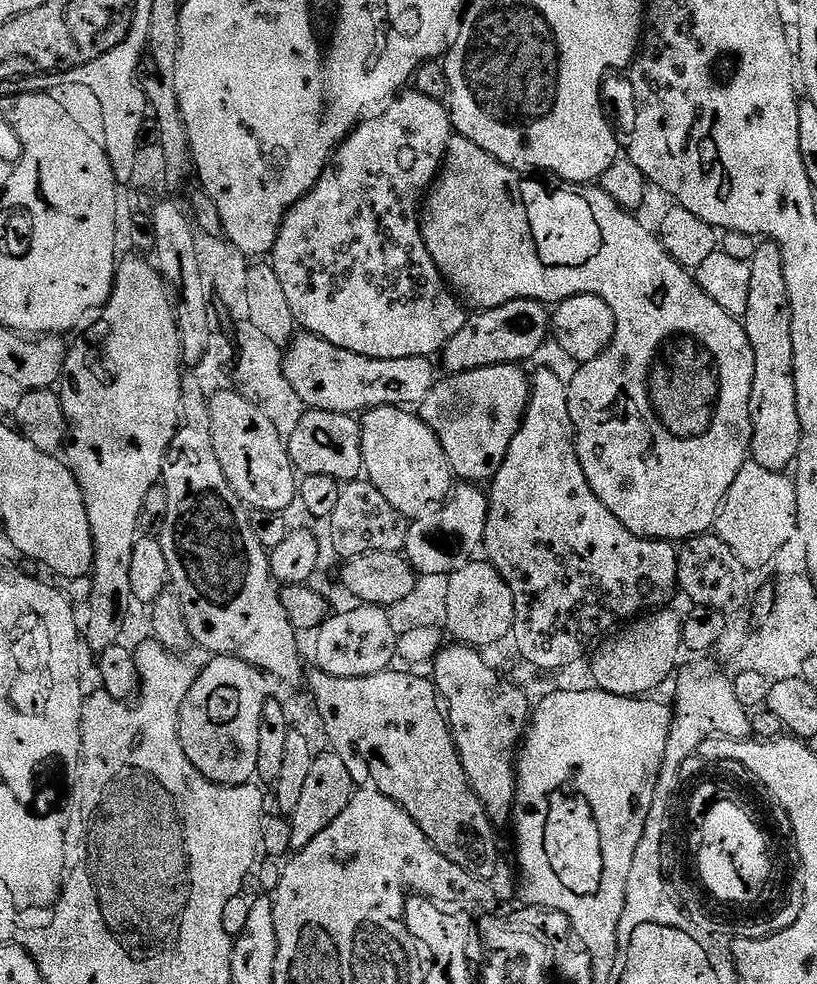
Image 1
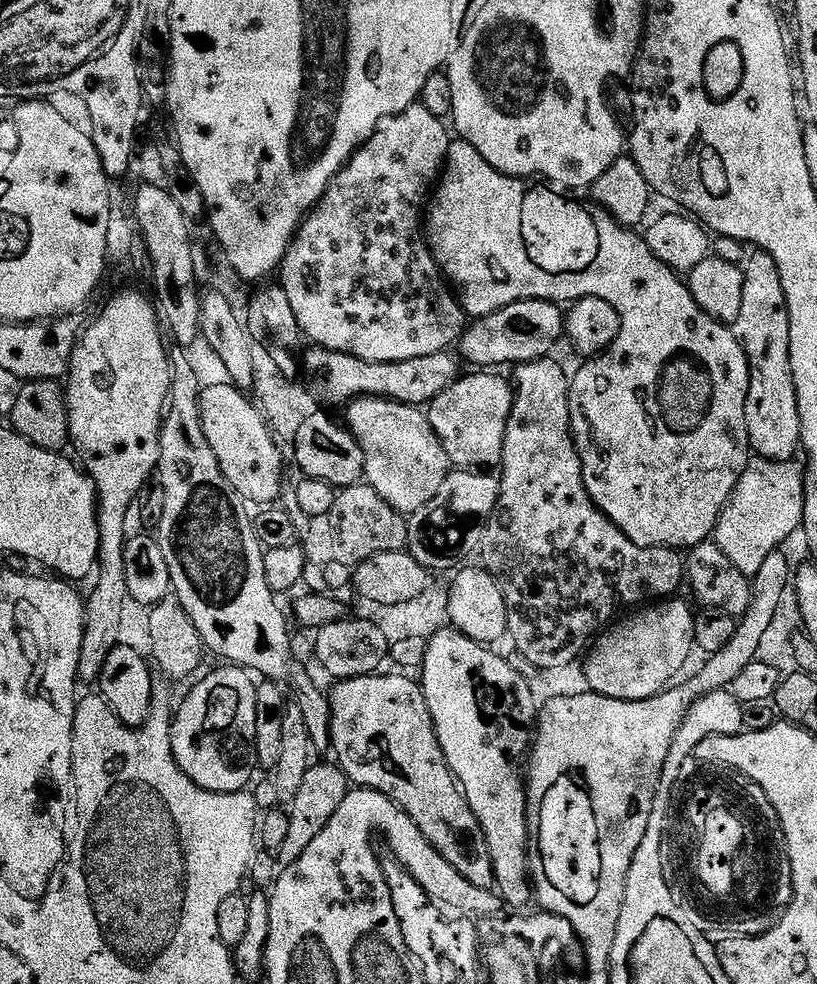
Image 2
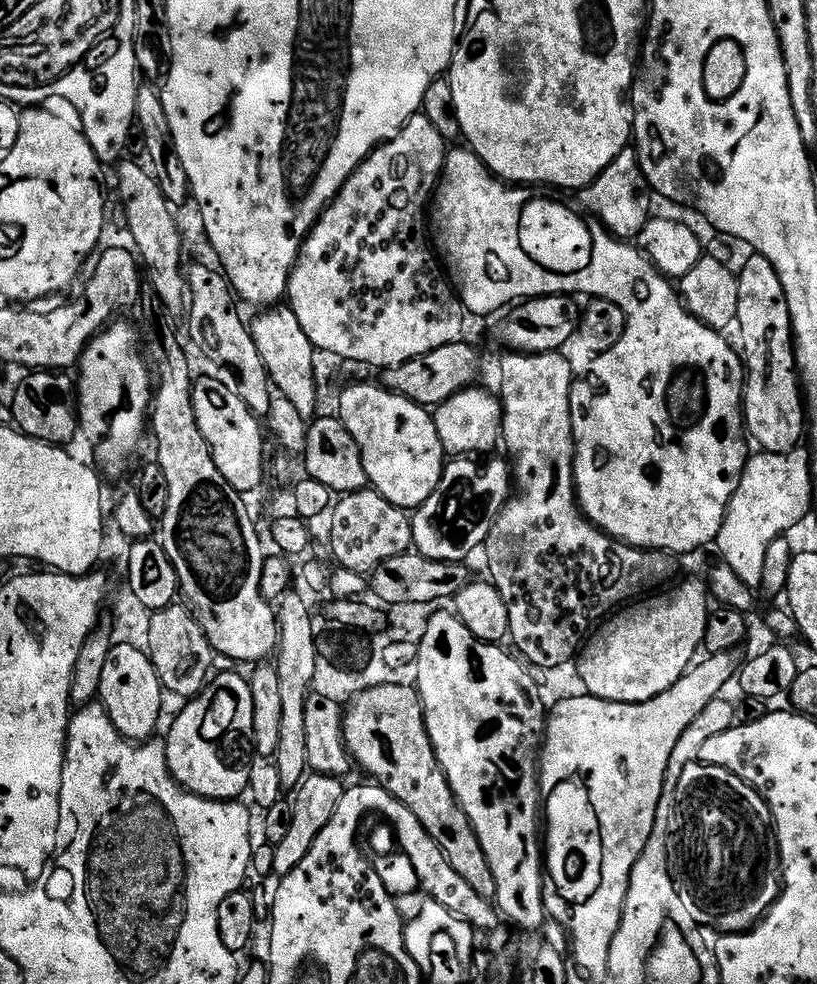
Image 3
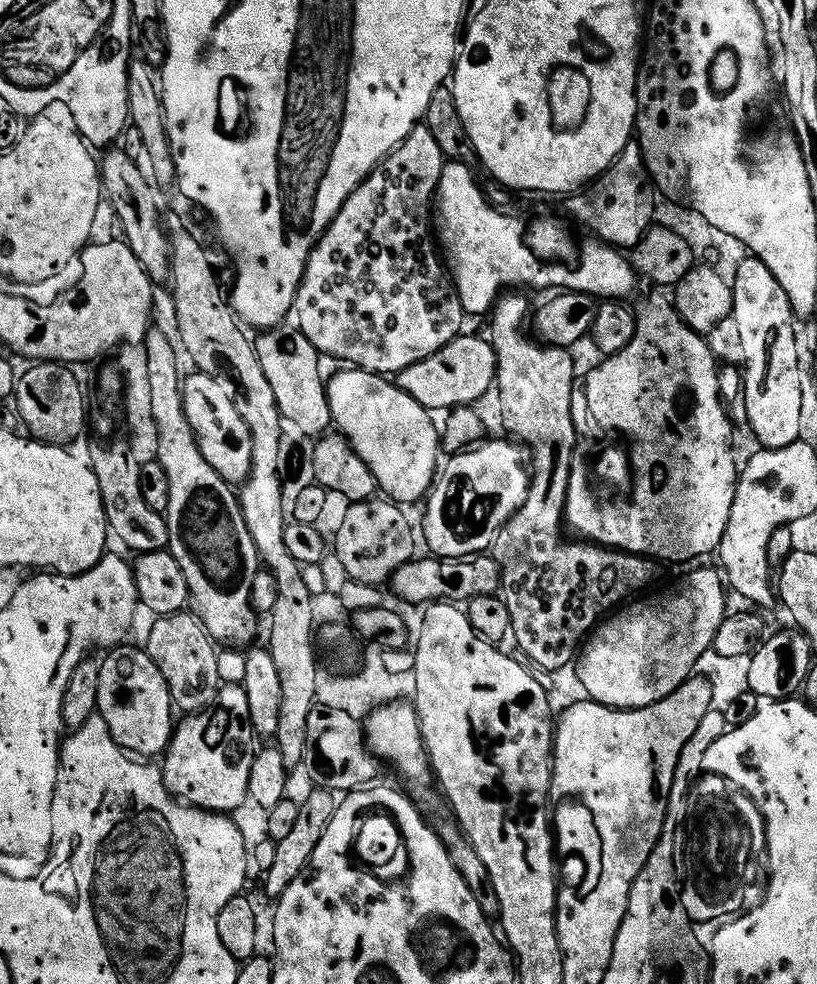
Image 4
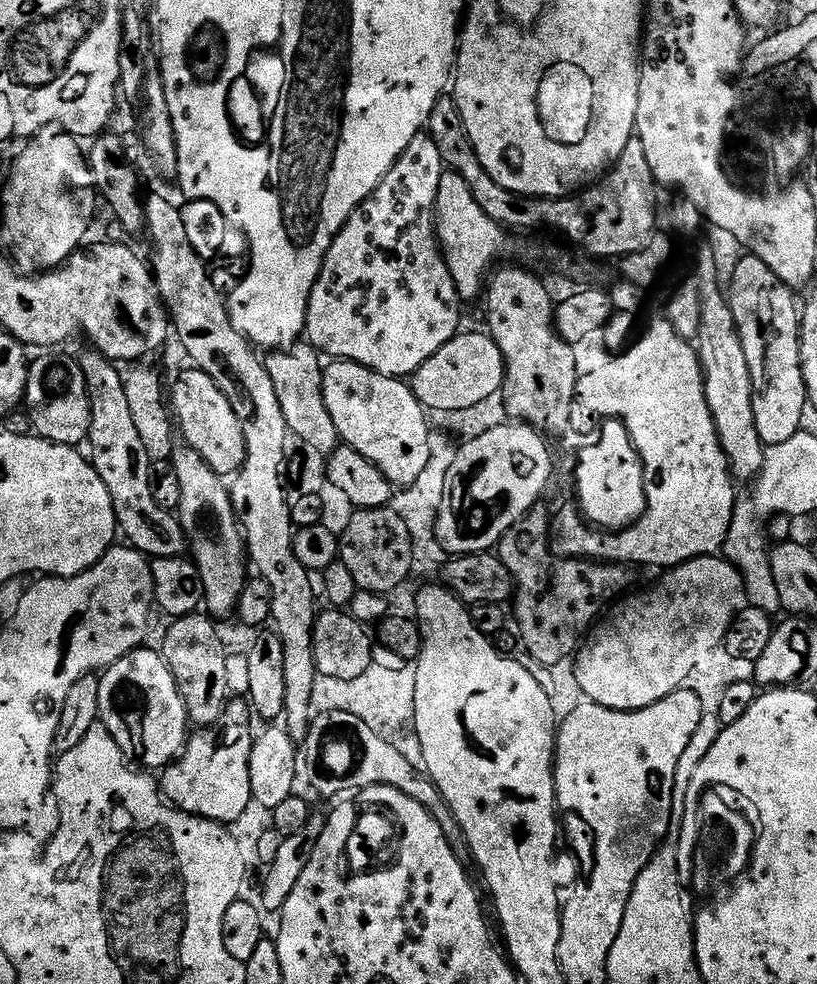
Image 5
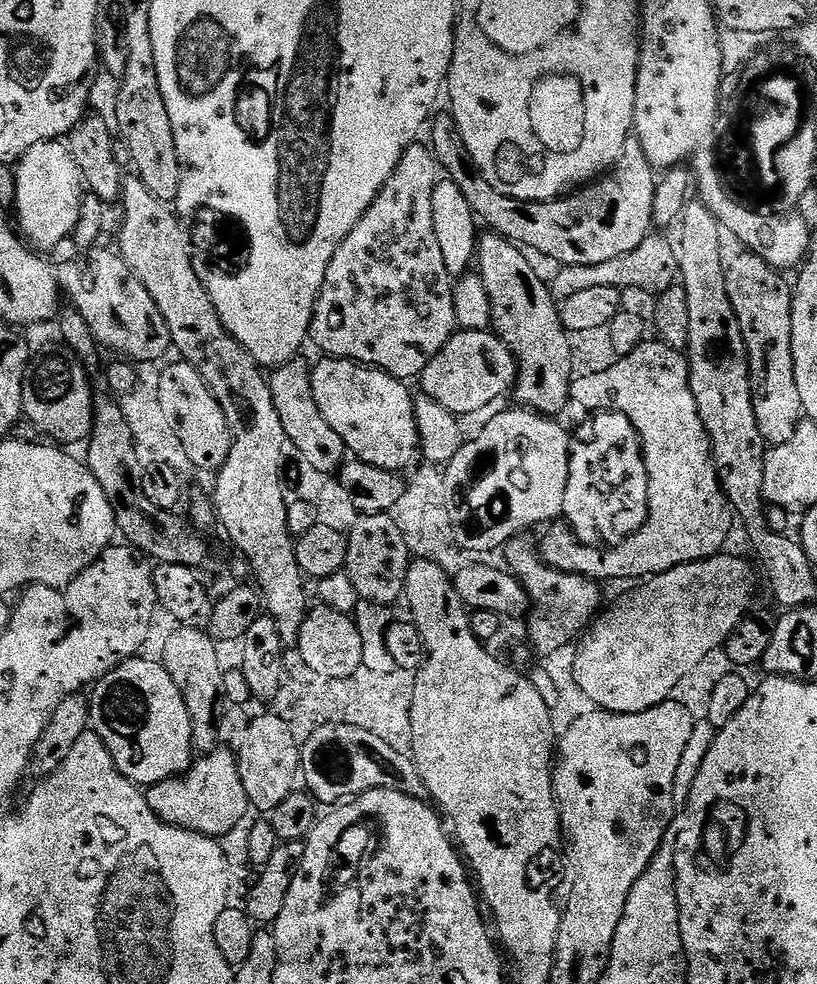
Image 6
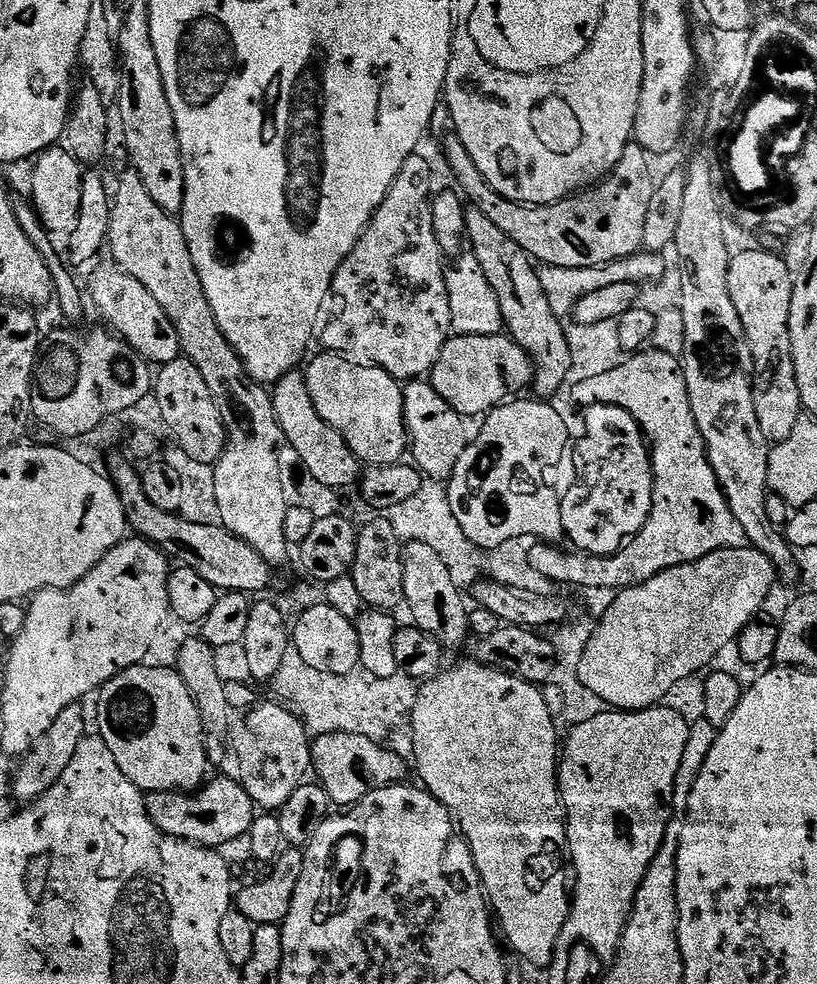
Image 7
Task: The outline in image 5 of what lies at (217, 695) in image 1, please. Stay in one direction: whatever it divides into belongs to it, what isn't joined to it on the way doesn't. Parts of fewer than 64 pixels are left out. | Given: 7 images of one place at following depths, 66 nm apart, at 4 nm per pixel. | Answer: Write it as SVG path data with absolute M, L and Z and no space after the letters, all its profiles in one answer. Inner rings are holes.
M233 699L231 703L224 709L222 723L219 725L220 733L212 732L216 730L196 730L189 735L188 742L184 746L184 752L181 754L179 760L175 764L168 765L163 769L162 775L159 777L158 787L167 803L171 807L181 811L188 812L191 816L200 816L203 820L212 820L215 824L223 824L225 826L232 826L235 820L240 820L248 812L248 807L253 807L254 801L252 799L252 791L250 790L250 754L252 753L252 741L254 739L254 732L248 729L248 716L250 717L250 704L247 699L241 700Z

